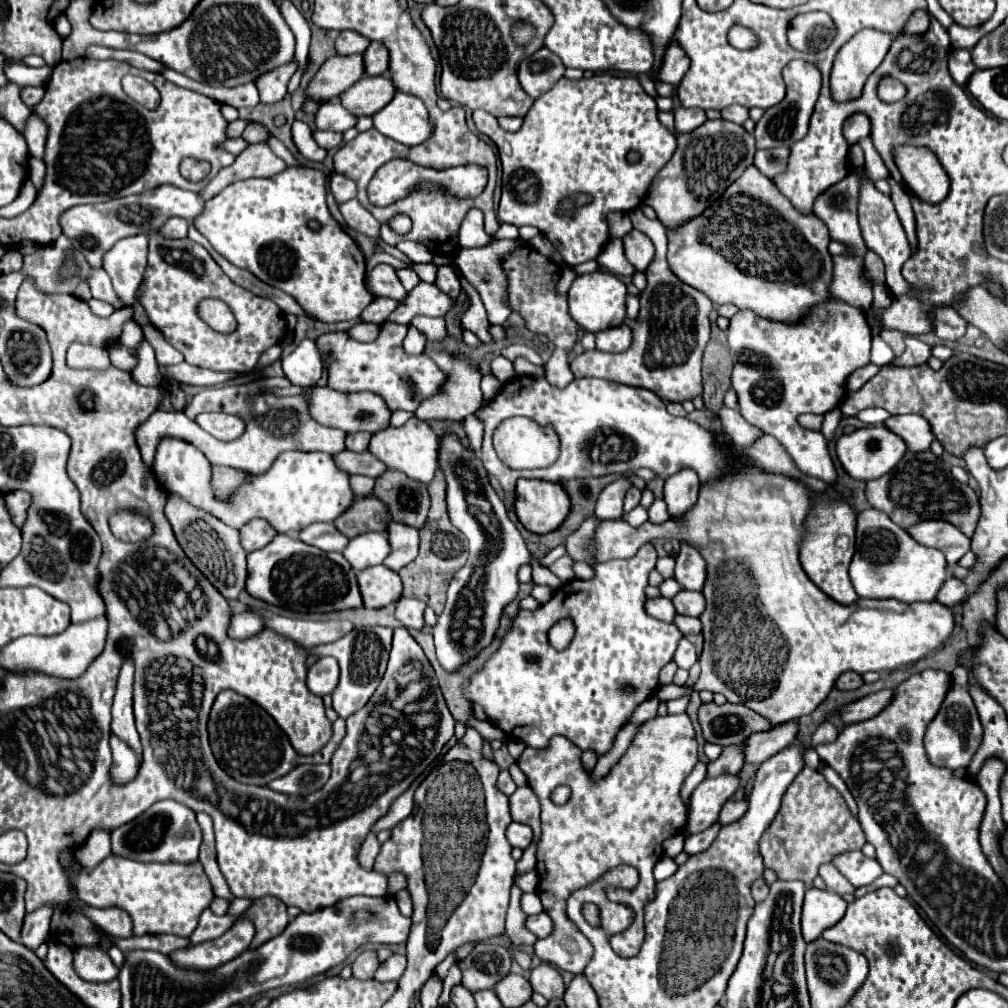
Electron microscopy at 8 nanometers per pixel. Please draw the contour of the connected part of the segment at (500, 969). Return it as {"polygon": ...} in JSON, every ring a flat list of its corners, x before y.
{"polygon":[[475,943,473,951,459,961,459,969,463,973,461,985,471,993,481,989,493,989,497,981,501,981,511,967,511,953,493,943]]}

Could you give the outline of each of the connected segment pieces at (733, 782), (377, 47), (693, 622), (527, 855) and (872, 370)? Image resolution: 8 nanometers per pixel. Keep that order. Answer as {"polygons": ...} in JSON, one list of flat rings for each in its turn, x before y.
{"polygons":[[[737,775,715,779,707,777,703,783,699,783,689,797,685,831,689,835,695,835,705,831,705,827,711,827,717,821,723,803,735,793,737,785,739,785]],[[373,41,367,51,363,53,363,61,365,61,365,75,375,77,375,75,383,75,389,67,389,53,385,49,385,45]],[[677,615,673,619,675,627,683,633,683,635,689,635,689,633,699,633,701,631,701,621,697,617,685,617,685,615]],[[533,838,531,845,523,851,521,859,516,863,517,873,526,873,532,871,536,867,535,851,537,846,537,841,540,838]],[[869,363,865,367,857,369,846,381,847,389,850,391,858,391,871,377,879,372,880,367]]]}

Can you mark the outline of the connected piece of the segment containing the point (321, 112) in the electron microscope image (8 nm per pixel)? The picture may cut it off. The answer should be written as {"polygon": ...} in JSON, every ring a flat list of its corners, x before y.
{"polygon":[[325,101,315,113,317,129,345,131,345,129,351,129,355,123,357,119,347,109,343,109,339,101]]}

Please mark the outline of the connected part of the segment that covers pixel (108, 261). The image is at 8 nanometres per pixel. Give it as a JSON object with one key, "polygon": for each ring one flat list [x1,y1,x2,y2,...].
{"polygon":[[133,235,117,241,103,257,103,269,113,281,117,297,137,307,135,291,147,267,147,235]]}

